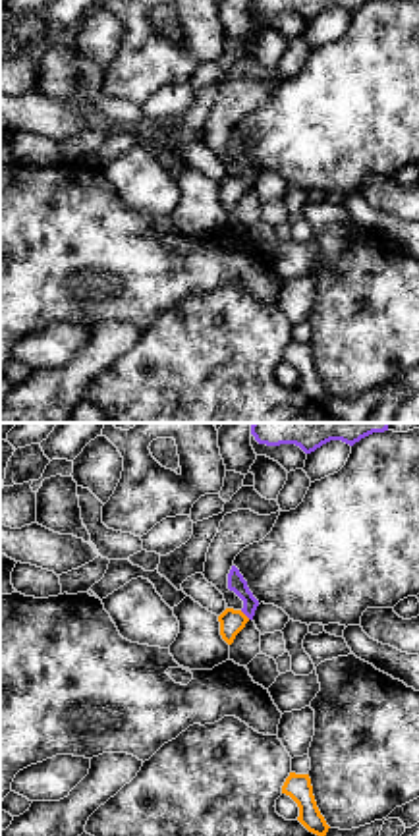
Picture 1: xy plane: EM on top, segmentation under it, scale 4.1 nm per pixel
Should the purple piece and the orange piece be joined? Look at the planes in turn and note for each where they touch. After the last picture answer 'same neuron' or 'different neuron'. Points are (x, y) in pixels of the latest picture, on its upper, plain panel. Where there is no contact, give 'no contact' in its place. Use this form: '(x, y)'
(246, 182)

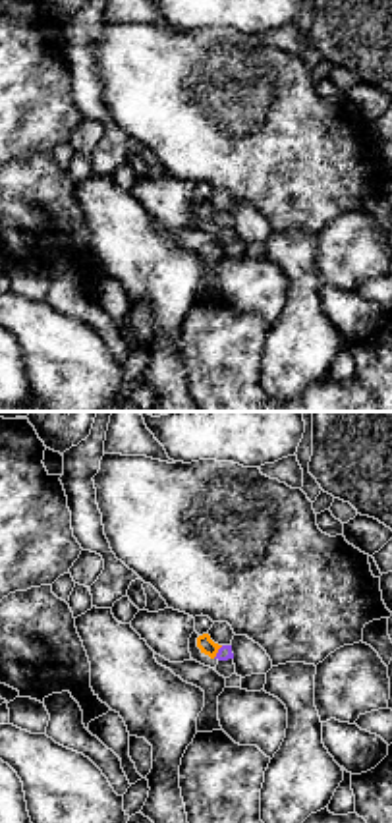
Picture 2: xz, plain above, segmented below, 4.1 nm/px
(219, 219)

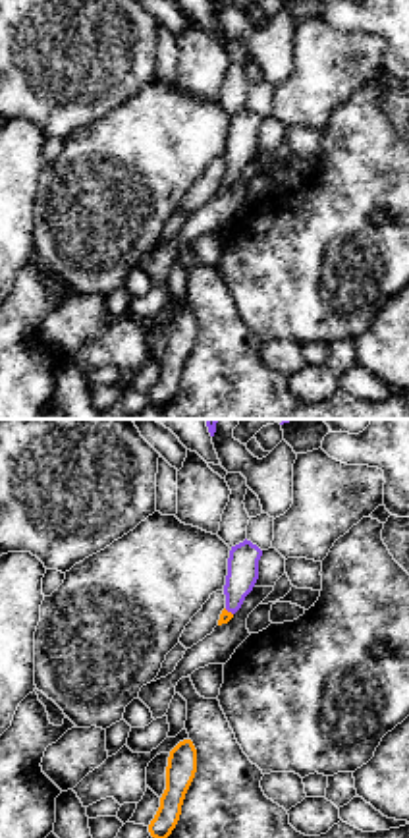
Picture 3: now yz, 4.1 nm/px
(228, 178)

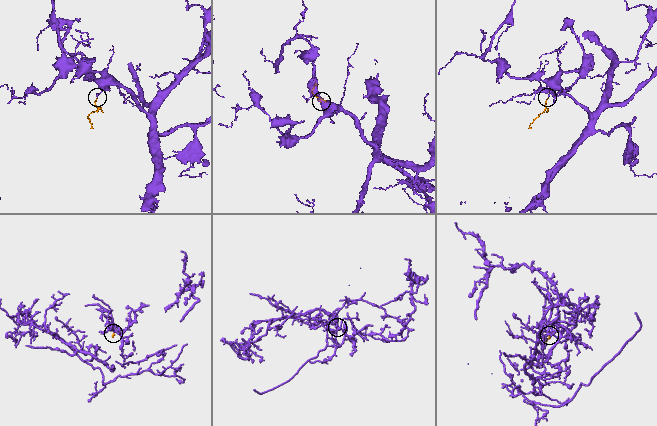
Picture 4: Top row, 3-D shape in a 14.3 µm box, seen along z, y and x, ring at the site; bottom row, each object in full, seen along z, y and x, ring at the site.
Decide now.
same neuron

